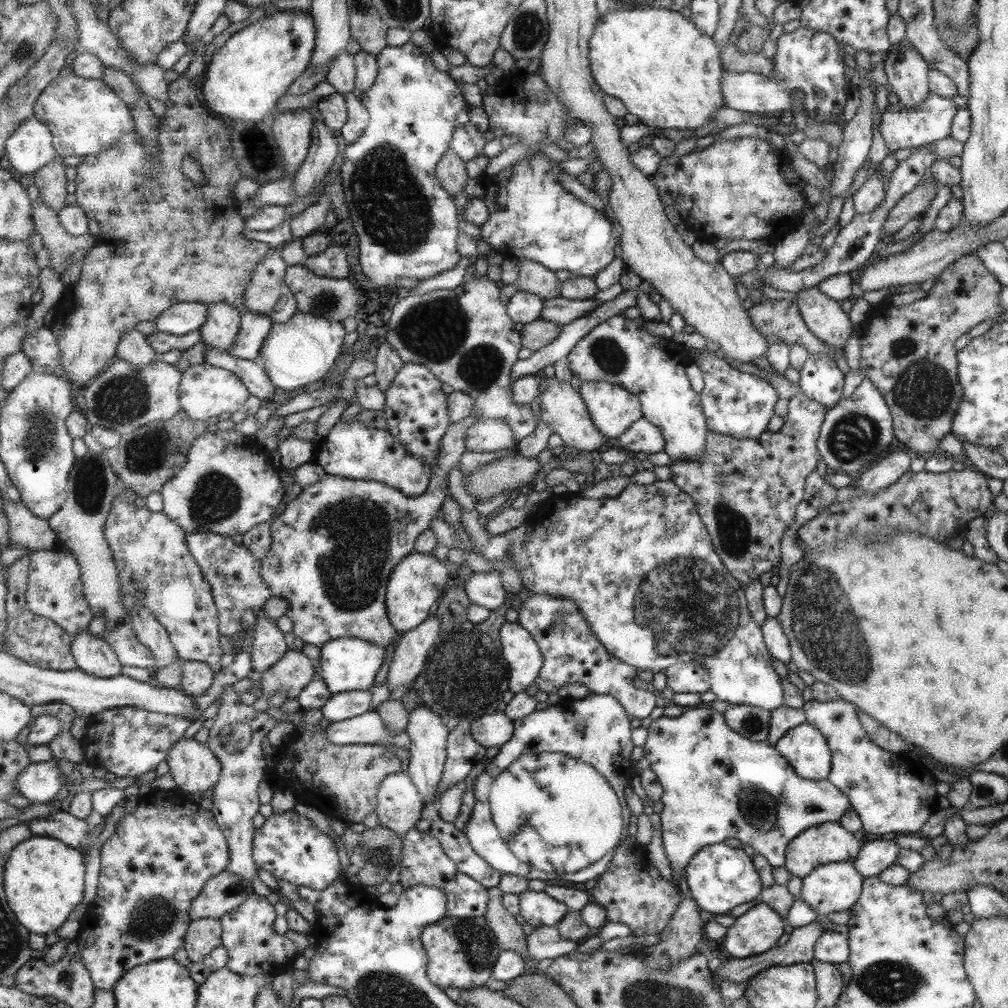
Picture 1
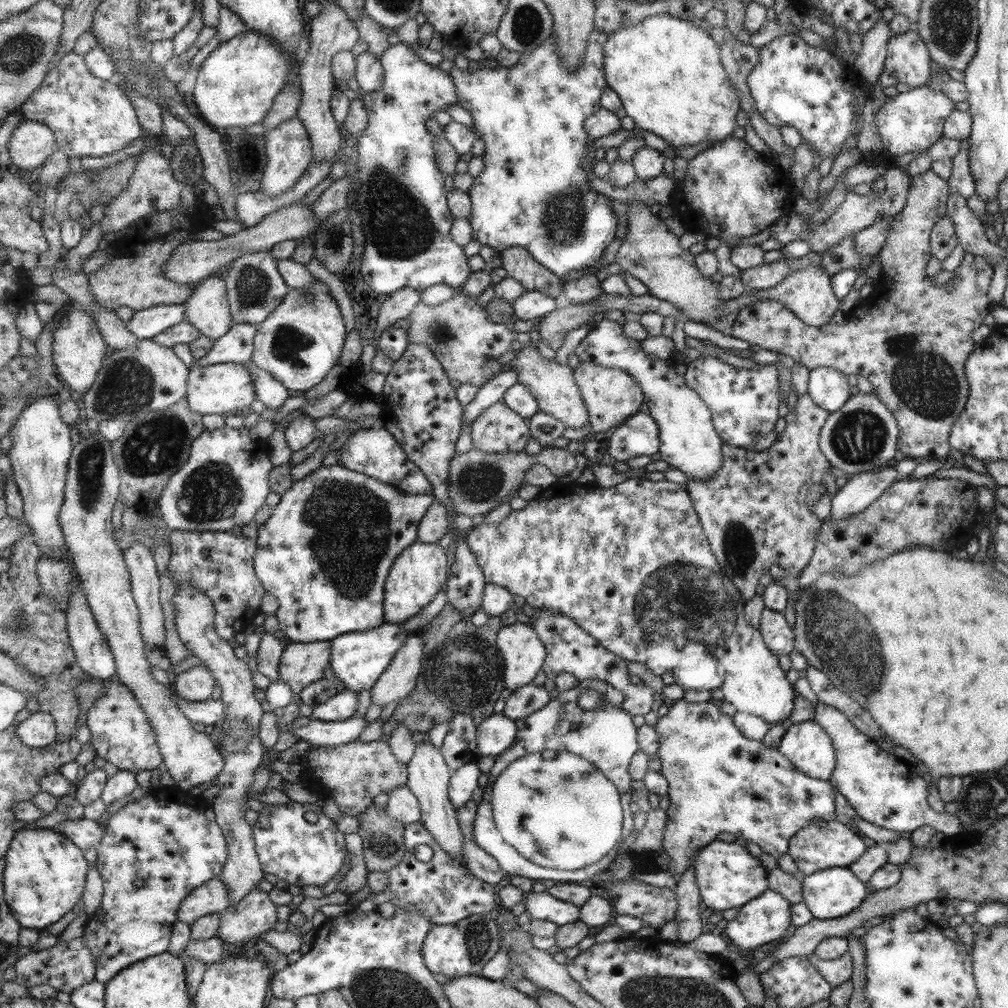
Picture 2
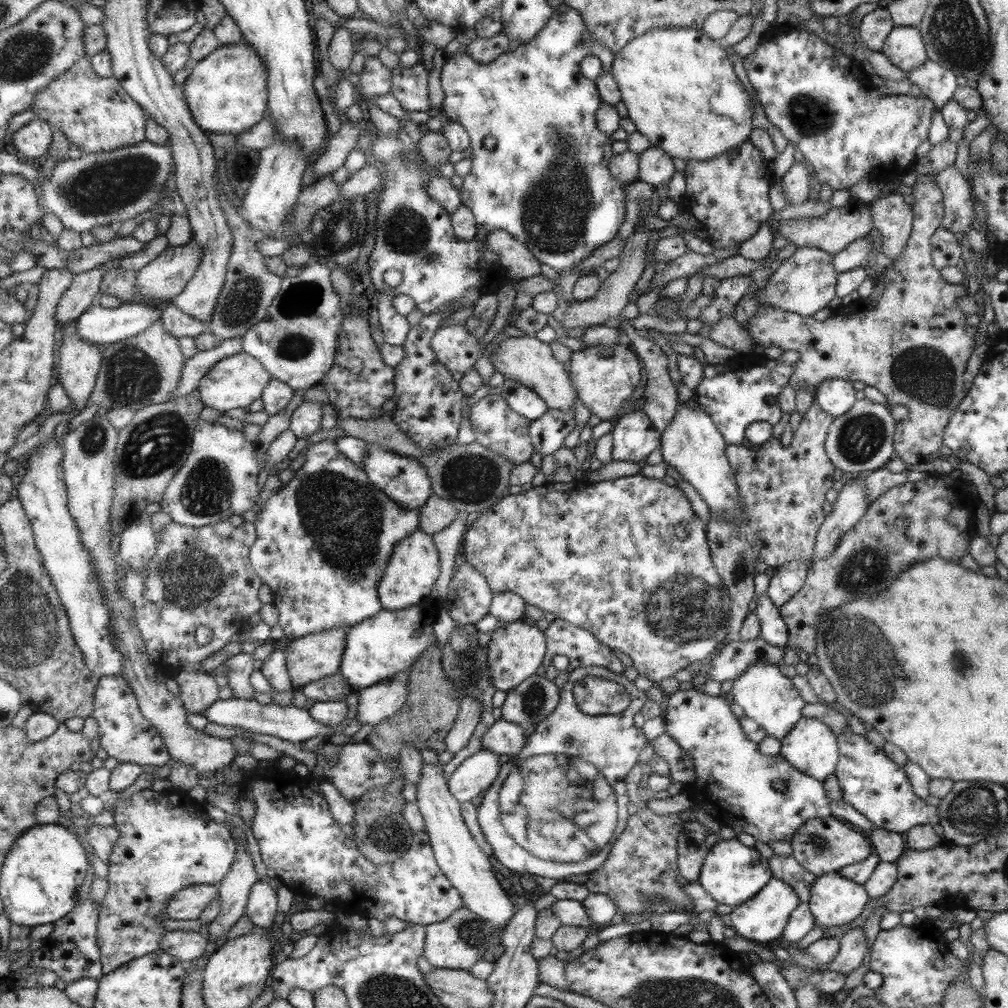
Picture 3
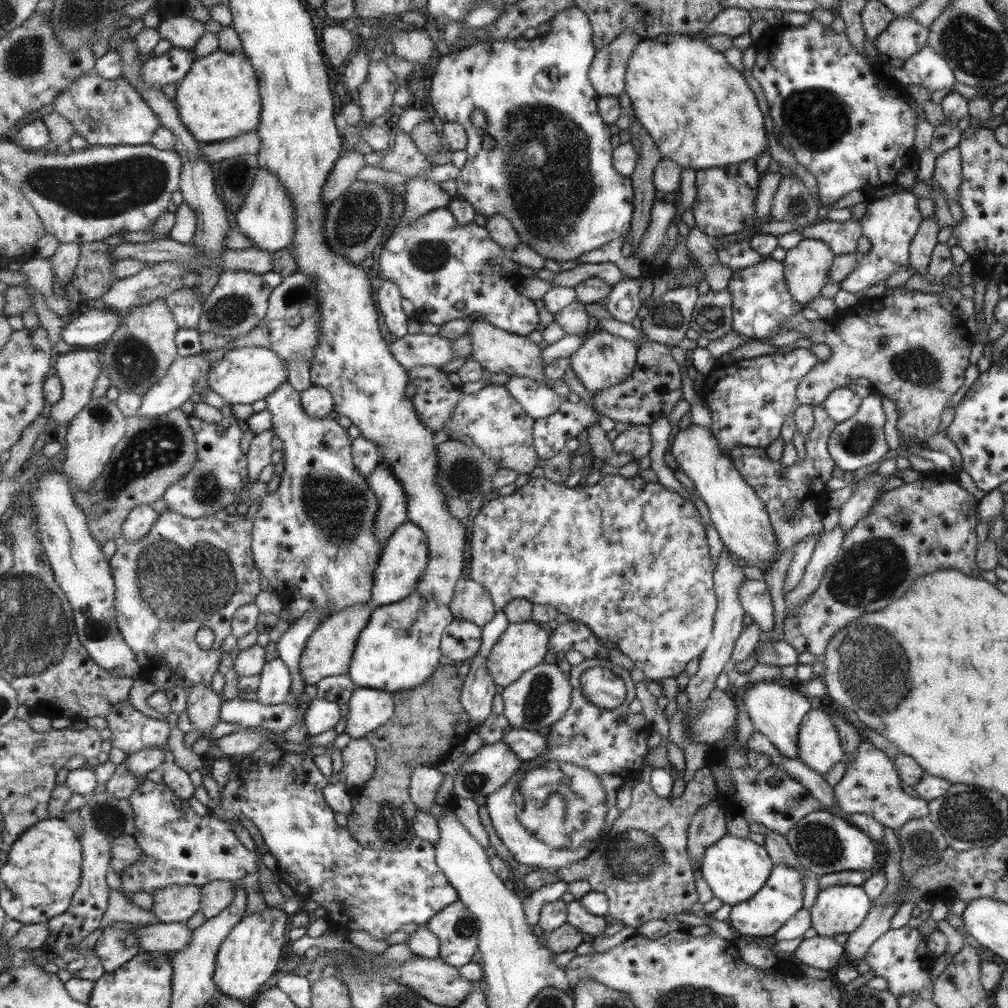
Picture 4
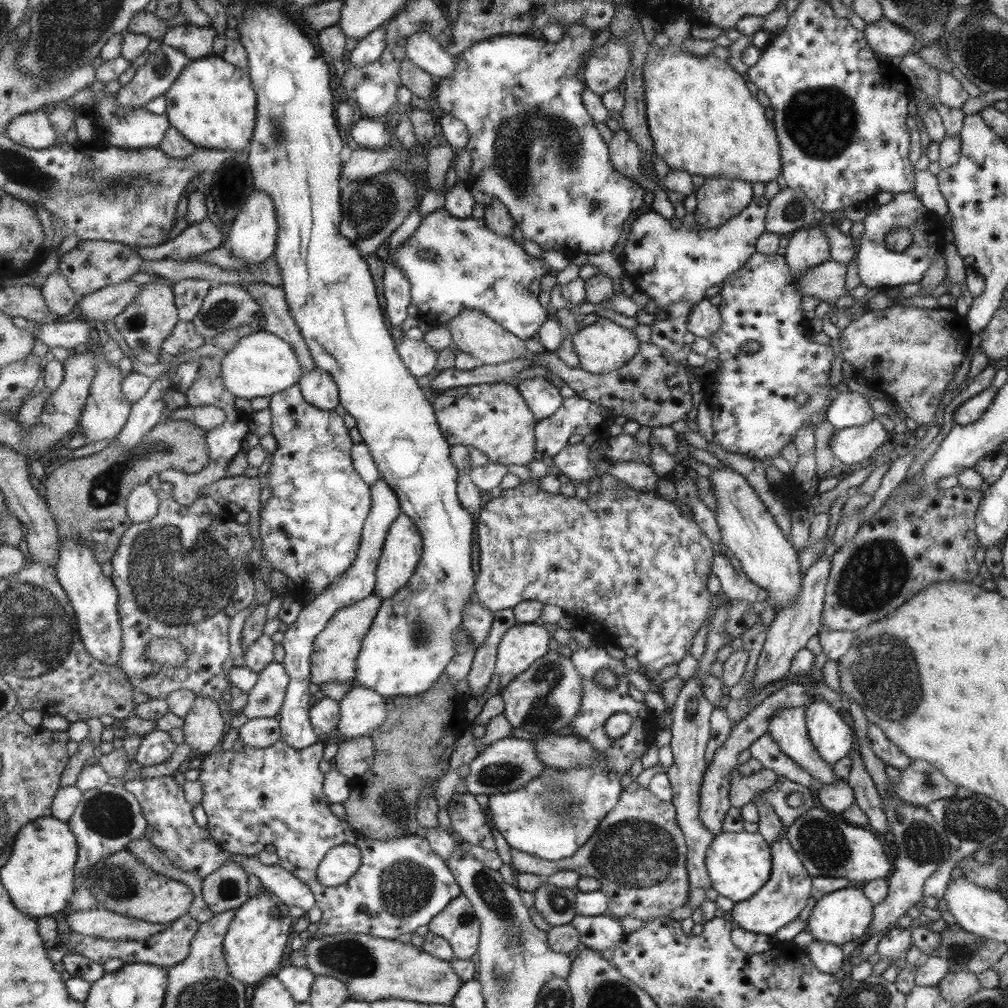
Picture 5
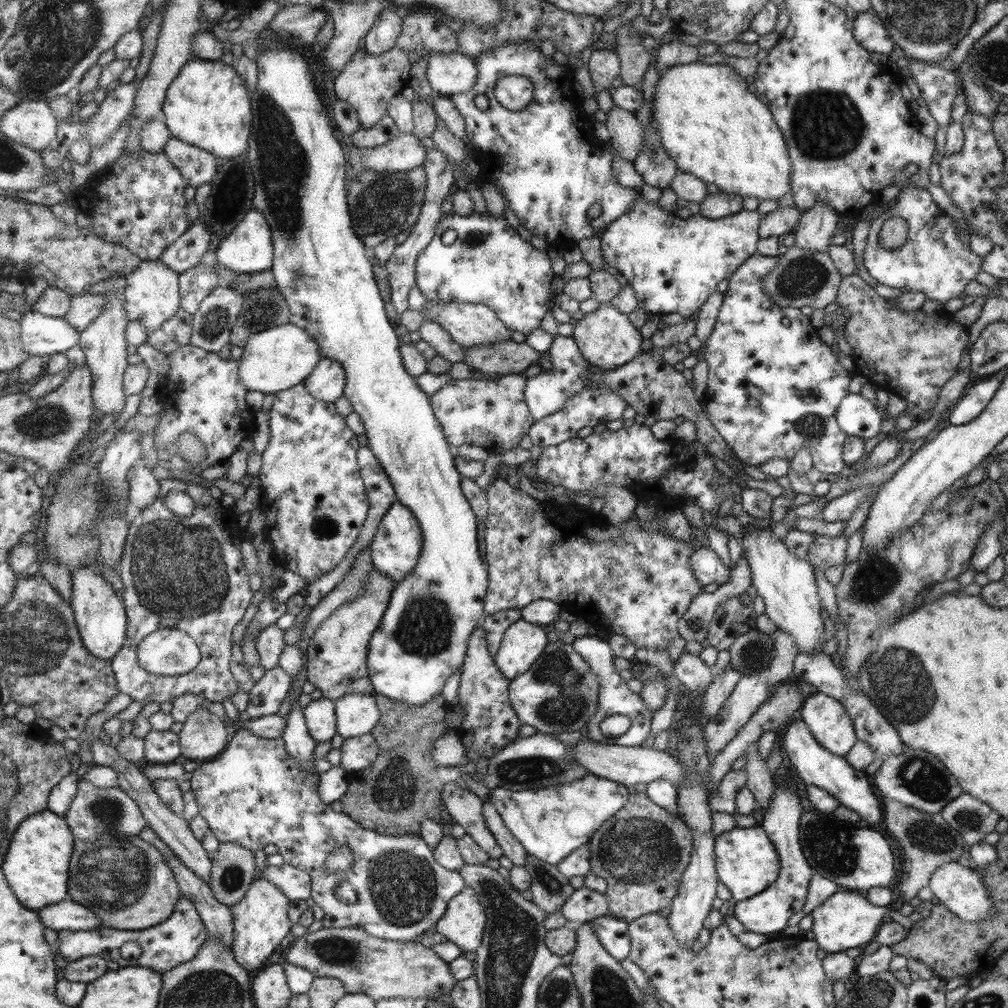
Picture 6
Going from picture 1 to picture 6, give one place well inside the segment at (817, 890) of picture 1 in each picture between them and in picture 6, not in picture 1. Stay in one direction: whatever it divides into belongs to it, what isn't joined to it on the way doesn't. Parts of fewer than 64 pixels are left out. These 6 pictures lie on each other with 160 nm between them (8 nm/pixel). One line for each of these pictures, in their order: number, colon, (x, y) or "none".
2: (832, 893)
3: (834, 902)
4: (839, 909)
5: (839, 917)
6: (845, 920)

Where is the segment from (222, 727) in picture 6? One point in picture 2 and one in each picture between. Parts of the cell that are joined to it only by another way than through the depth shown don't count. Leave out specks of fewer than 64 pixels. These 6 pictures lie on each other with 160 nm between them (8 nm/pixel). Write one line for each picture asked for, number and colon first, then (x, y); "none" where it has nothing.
2: (197, 683)
3: (199, 690)
4: (204, 704)
5: (204, 729)

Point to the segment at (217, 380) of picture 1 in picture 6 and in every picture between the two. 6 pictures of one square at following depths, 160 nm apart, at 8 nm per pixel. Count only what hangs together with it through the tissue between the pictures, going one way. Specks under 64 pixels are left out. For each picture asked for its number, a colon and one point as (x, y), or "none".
2: (223, 388)
3: (237, 381)
4: (247, 375)
5: (261, 365)
6: (273, 361)

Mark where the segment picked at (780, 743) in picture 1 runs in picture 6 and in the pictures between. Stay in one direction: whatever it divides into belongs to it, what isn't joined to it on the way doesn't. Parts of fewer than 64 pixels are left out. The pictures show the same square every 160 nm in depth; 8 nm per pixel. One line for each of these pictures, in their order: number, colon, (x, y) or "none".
2: (811, 751)
3: (811, 746)
4: (819, 748)
5: (830, 732)
6: (827, 720)

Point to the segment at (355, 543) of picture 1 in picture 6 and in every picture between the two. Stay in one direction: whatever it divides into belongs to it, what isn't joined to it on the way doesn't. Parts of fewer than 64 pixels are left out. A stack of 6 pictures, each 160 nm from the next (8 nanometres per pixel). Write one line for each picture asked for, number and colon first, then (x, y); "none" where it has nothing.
2: (326, 552)
3: (325, 539)
4: (314, 538)
5: (311, 528)
6: (316, 502)

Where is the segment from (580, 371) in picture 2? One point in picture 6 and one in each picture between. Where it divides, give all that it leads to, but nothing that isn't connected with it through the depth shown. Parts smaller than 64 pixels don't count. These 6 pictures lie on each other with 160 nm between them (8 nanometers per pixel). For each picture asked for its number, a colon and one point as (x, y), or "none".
3: (605, 382)
4: (604, 361)
5: (604, 347)
6: (607, 339)

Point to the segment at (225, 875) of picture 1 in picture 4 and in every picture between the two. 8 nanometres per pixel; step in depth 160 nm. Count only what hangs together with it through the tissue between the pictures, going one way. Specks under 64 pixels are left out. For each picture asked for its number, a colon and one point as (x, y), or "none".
2: (213, 897)
3: (189, 904)
4: (176, 904)

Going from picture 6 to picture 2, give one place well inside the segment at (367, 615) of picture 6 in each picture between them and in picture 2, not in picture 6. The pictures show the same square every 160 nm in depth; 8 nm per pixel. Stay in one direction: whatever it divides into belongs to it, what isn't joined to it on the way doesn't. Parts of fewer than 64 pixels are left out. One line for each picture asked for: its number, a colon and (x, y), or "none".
2: (302, 664)
3: (314, 657)
4: (329, 651)
5: (335, 658)

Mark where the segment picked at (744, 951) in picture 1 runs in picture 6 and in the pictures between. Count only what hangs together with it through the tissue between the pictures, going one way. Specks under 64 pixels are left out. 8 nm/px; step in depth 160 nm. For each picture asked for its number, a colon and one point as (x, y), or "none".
2: (761, 921)
3: (761, 919)
4: (777, 901)
5: (783, 897)
6: (769, 912)

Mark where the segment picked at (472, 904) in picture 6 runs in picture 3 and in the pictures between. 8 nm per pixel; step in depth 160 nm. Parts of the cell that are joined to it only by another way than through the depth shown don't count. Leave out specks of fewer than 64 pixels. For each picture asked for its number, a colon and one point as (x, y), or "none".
3: (458, 943)
4: (458, 929)
5: (458, 924)

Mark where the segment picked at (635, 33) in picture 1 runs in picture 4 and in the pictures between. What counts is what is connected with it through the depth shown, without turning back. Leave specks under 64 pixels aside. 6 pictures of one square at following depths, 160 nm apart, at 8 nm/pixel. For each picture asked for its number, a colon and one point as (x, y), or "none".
2: (667, 72)
3: (679, 89)
4: (700, 114)

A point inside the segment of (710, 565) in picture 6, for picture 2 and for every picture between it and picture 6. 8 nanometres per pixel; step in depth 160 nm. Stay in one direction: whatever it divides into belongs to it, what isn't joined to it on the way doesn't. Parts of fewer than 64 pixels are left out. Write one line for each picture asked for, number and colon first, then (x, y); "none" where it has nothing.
2: (779, 638)
3: (772, 629)
4: (754, 596)
5: (735, 585)

